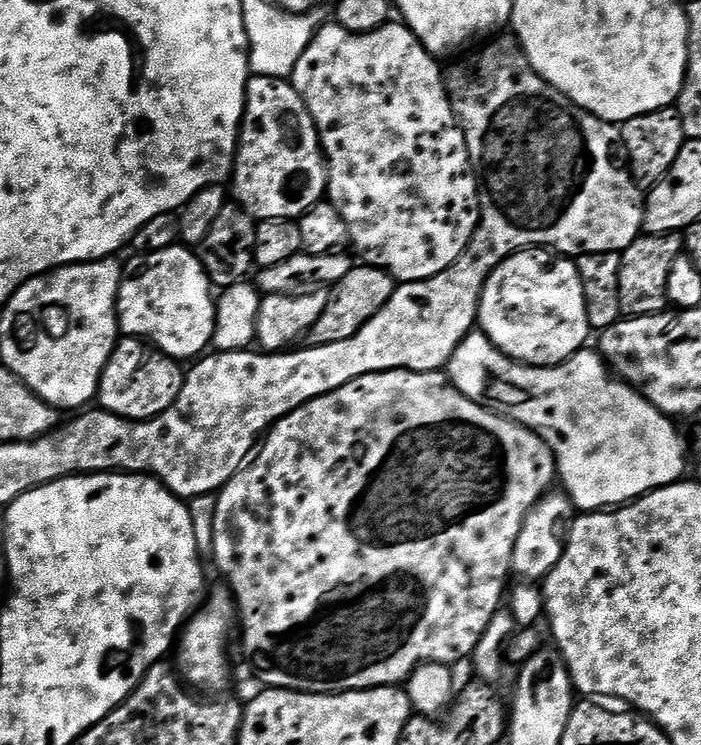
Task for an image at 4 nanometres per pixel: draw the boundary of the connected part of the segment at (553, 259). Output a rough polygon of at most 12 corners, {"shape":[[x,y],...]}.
{"shape":[[526,248],[490,274],[478,328],[552,368],[590,335],[575,259]]}

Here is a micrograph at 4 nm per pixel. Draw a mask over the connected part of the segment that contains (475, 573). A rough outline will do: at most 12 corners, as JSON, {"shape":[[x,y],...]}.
{"shape":[[443,371],[273,424],[211,559],[269,688],[473,655],[538,433]]}

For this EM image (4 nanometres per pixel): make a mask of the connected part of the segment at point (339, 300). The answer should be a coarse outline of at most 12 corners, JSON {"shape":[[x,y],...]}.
{"shape":[[354,266],[331,285],[306,337],[313,348],[354,338],[398,287]]}

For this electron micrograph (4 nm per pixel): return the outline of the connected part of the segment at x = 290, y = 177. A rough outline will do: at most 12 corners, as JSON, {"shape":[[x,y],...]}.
{"shape":[[249,79],[235,203],[299,221],[328,170],[287,79]]}

